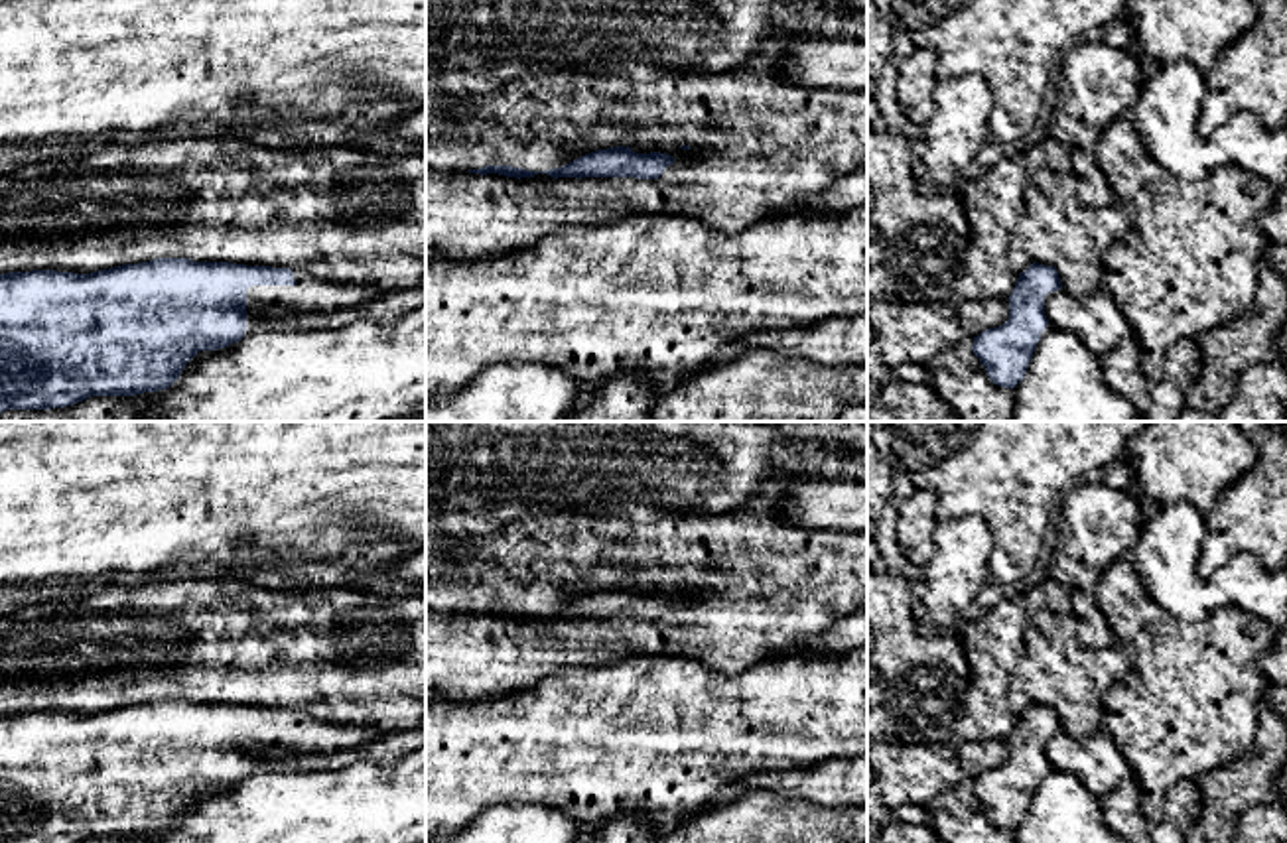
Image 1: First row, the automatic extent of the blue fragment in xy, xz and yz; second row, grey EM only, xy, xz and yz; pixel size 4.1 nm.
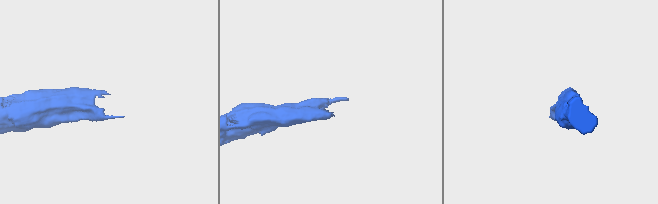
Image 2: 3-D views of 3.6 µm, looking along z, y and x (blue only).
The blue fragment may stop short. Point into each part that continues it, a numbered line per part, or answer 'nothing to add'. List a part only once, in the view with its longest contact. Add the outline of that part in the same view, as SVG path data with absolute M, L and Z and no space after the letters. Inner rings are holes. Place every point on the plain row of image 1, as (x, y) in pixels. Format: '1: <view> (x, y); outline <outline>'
1: xy (308, 737); outline M300 707L290 711L298 723L296 727L252 727L246 731L244 776L276 764L270 754L256 752L262 746L276 746L298 756L331 754L359 748L380 735L374 727L337 727L319 723Z

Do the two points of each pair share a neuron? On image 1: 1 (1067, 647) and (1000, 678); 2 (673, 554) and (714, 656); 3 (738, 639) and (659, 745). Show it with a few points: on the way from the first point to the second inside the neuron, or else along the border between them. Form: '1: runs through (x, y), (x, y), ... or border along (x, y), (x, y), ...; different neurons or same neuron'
1: runs through (1051, 658), (1019, 658), (1016, 662); same neuron
2: runs through (702, 572), (724, 591), (714, 627); same neuron
3: border along (669, 654), (690, 656), (728, 676), (757, 664); different neurons

